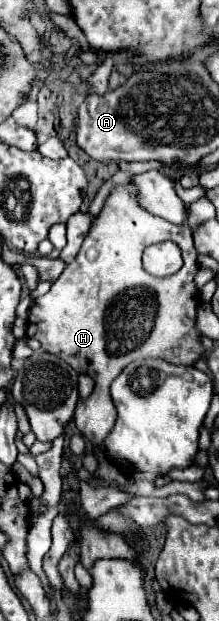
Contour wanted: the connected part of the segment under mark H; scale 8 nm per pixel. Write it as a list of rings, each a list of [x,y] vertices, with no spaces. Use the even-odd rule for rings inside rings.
[[[133,185],[115,187],[99,213],[99,217],[93,221],[89,235],[85,237],[75,261],[71,261],[59,279],[51,285],[51,289],[33,301],[33,307],[29,311],[27,329],[37,329],[35,339],[41,341],[43,351],[53,353],[67,361],[73,369],[79,373],[91,375],[95,381],[95,389],[87,399],[79,399],[75,409],[75,423],[81,435],[93,443],[101,445],[101,441],[109,435],[109,431],[115,425],[117,409],[109,395],[111,381],[133,361],[137,359],[163,359],[173,365],[193,365],[201,355],[203,347],[199,343],[199,331],[195,329],[195,315],[197,315],[197,287],[193,283],[195,273],[199,271],[197,265],[197,251],[193,245],[191,229],[189,225],[173,225],[161,217],[155,217],[147,213],[143,207],[137,205],[137,191]],[[161,241],[175,241],[183,253],[183,267],[169,275],[169,277],[153,277],[143,271],[141,255],[143,249],[161,243]]]

